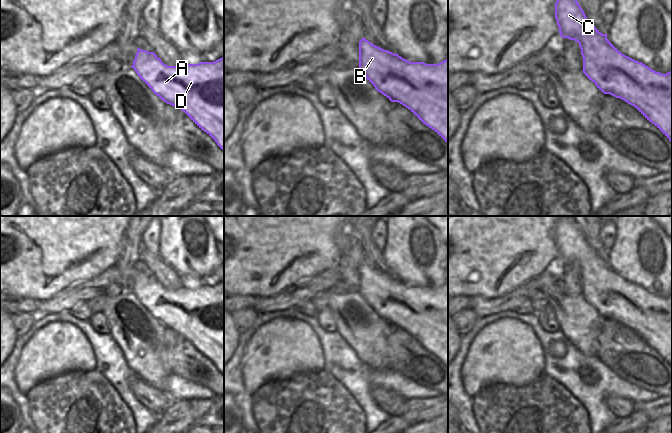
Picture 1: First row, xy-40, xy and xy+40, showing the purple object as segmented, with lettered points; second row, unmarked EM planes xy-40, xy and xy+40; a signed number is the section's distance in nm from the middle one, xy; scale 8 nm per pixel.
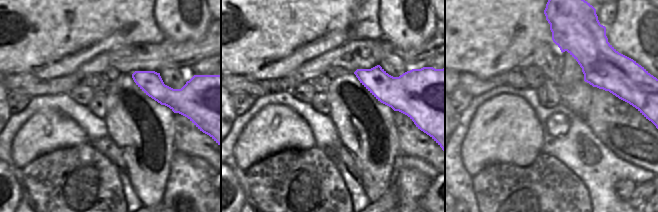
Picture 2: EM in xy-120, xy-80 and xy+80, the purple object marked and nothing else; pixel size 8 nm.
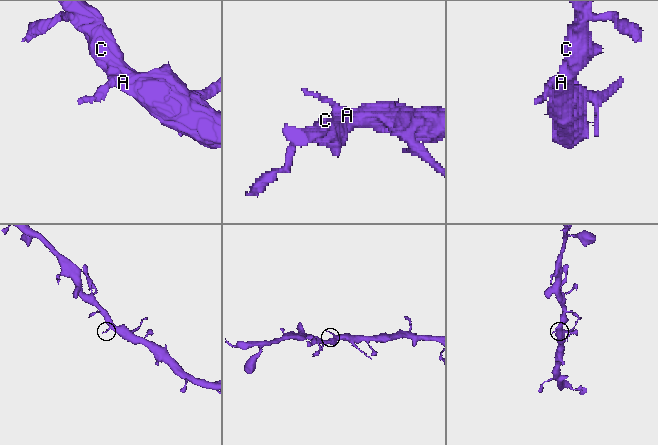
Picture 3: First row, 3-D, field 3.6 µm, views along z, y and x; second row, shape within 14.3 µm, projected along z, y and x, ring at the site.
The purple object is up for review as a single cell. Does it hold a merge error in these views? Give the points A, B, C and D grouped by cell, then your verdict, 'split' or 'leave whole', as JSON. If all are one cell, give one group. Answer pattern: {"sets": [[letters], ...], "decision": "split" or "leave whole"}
{"sets": [["A", "B", "C", "D"]], "decision": "leave whole"}

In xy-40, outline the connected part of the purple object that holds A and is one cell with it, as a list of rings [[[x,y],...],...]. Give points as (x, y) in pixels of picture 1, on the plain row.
[[[138,272],[131,291],[154,318],[167,328],[182,334],[224,374],[224,281],[214,286],[200,286],[198,288],[183,286],[178,290],[168,290],[154,276]]]

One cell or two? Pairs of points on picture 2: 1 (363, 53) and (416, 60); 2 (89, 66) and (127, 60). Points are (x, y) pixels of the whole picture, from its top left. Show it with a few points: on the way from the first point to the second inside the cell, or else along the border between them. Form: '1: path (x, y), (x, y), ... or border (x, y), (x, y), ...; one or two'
1: path (376, 49), (394, 49), (403, 53); one
2: path (98, 64), (105, 60), (118, 60); one

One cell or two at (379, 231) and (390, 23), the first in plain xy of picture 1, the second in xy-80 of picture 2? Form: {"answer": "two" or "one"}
{"answer": "two"}

